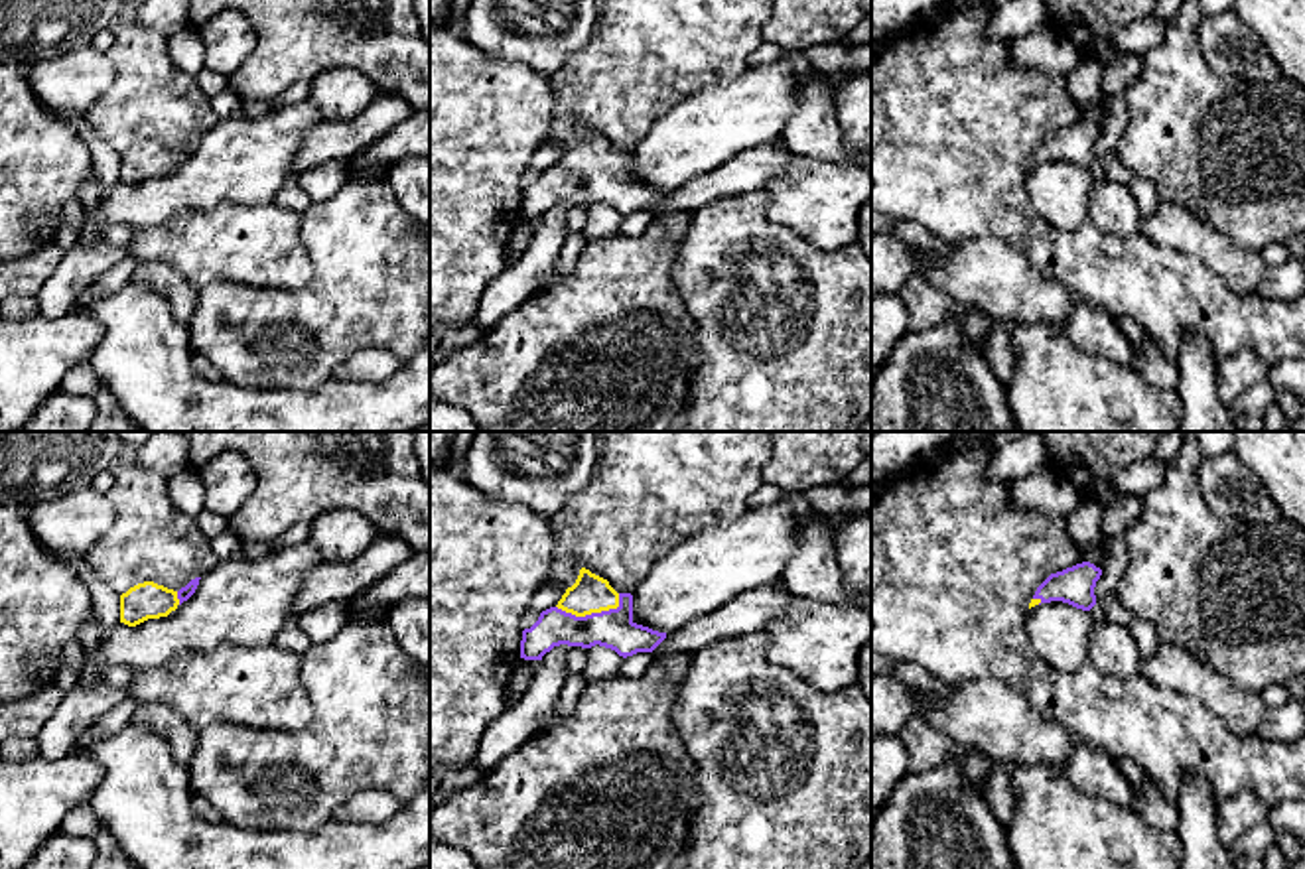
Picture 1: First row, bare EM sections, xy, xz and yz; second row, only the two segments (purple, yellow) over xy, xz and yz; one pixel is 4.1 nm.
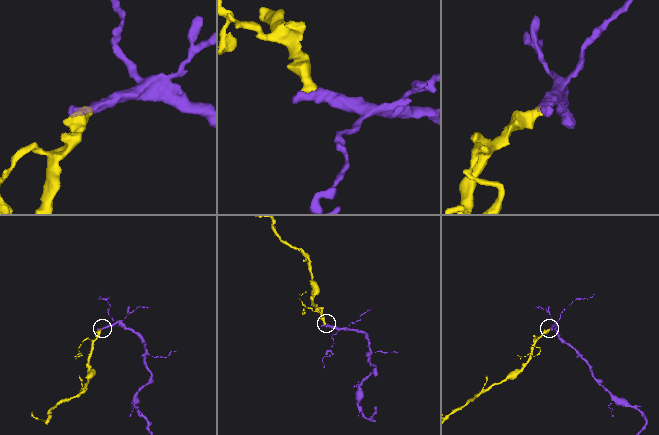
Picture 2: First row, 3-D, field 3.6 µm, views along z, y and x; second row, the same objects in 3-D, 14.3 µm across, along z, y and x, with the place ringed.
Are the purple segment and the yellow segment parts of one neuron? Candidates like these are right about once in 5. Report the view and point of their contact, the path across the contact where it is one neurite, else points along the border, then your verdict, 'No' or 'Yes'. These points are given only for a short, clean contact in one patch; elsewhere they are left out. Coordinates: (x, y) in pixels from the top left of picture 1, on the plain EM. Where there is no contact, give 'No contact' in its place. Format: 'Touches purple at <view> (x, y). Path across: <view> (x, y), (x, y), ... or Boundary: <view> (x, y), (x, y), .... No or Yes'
Touches purple at xz (592, 172). Path across: xz (614, 188), (592, 172), (590, 152). Yes

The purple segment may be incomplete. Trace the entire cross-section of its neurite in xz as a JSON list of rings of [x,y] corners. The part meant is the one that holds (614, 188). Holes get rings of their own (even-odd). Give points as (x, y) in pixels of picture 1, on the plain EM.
[[[582,126],[558,164],[542,169],[538,179],[522,189],[520,217],[542,219],[560,203],[582,207],[599,203],[627,217],[652,211],[664,197],[666,191],[633,179],[631,152],[617,152],[607,138]]]

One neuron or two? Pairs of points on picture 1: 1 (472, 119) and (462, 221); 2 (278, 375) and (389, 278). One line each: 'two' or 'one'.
1: one
2: one

